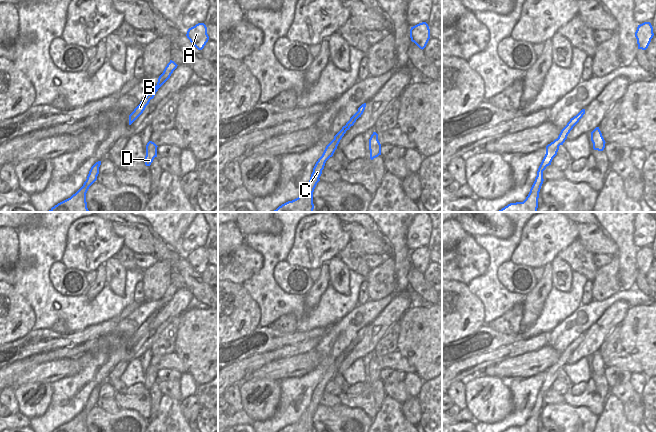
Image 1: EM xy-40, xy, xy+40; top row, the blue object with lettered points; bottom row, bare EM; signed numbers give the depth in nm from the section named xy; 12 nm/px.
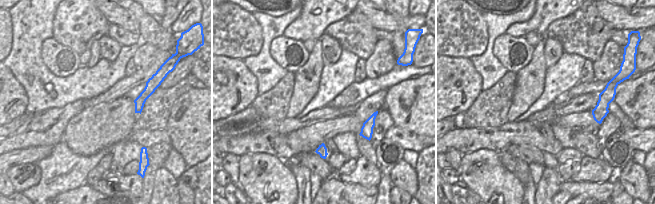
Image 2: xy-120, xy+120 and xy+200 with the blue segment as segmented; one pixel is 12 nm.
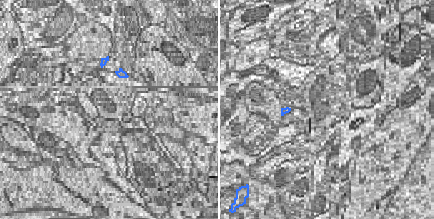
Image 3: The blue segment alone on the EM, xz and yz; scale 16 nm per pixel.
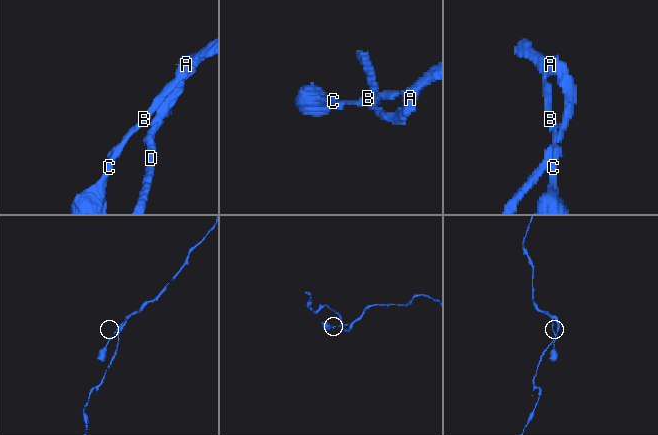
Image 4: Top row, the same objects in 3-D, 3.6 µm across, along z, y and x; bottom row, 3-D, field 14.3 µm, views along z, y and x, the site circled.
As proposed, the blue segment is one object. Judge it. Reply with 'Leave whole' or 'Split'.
Leave whole.

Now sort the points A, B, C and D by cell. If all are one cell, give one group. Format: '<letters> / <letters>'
A B C D

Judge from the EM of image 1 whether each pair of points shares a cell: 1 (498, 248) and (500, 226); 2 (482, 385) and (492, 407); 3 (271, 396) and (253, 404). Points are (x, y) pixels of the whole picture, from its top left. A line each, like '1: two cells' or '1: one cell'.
1: two cells
2: one cell
3: one cell

